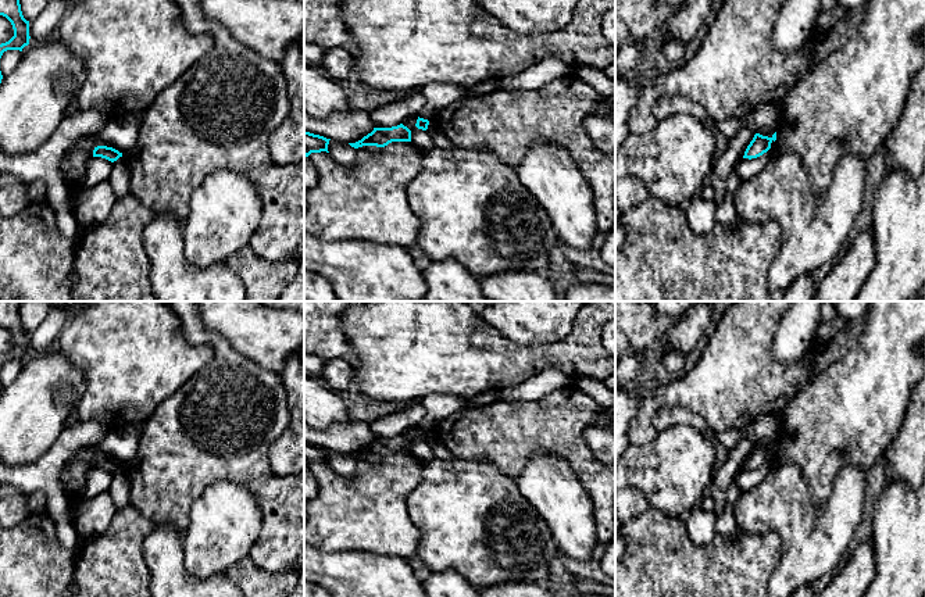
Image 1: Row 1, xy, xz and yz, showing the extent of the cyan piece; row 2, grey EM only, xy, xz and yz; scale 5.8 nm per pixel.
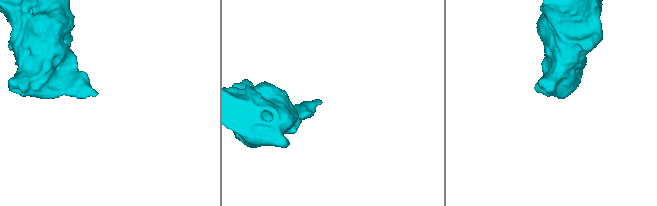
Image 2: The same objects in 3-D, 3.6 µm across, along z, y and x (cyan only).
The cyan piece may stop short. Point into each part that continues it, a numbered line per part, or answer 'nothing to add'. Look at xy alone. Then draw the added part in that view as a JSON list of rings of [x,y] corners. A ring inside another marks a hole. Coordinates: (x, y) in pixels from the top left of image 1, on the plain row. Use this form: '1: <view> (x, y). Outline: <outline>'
nothing to add

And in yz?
nothing to add

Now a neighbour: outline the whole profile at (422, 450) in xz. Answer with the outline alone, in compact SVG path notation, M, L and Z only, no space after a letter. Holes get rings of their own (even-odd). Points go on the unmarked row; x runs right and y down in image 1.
M418 428L407 429L403 432L403 436L411 442L411 453L422 460L425 464L431 462L436 458L433 448L428 444L428 442L418 440L415 437Z

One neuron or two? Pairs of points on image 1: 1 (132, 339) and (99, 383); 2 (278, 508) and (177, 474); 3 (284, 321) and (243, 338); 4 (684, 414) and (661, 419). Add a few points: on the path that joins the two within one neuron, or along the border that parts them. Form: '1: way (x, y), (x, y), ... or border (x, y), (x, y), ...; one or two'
1: way (131, 350), (110, 372); one
2: way (256, 482), (243, 469), (203, 469); one
3: way (274, 331), (271, 333), (253, 333); one
4: way (678, 415), (667, 417); one

